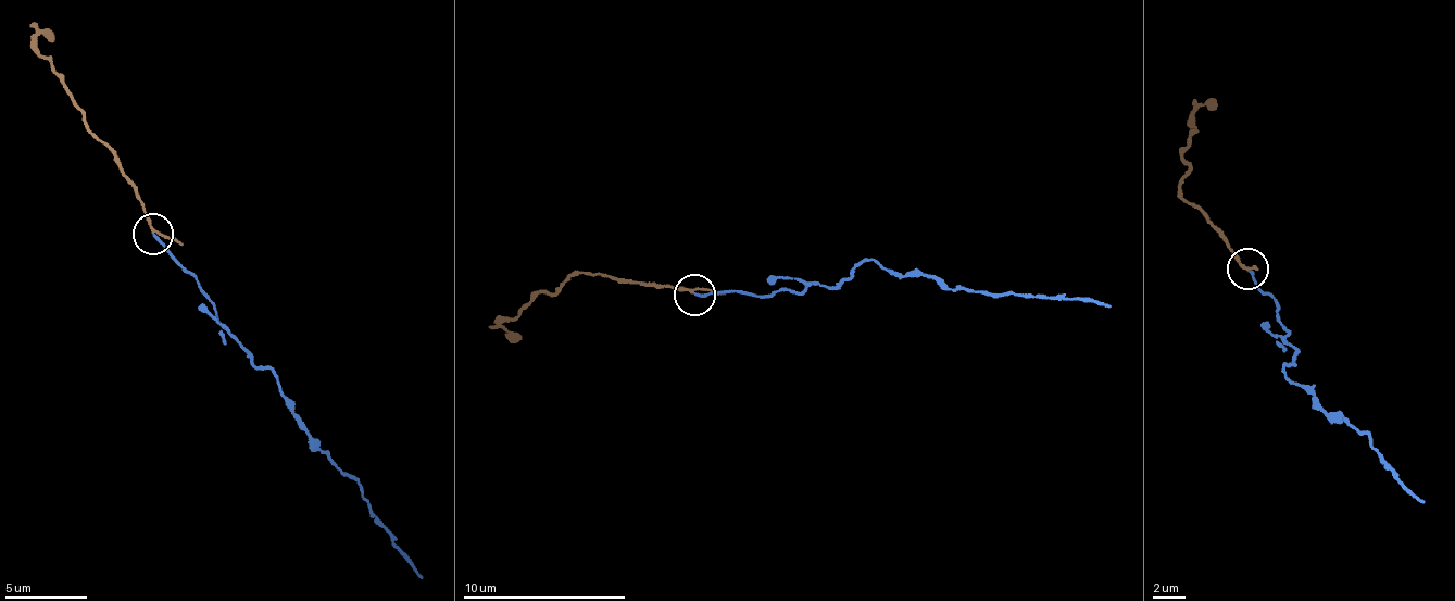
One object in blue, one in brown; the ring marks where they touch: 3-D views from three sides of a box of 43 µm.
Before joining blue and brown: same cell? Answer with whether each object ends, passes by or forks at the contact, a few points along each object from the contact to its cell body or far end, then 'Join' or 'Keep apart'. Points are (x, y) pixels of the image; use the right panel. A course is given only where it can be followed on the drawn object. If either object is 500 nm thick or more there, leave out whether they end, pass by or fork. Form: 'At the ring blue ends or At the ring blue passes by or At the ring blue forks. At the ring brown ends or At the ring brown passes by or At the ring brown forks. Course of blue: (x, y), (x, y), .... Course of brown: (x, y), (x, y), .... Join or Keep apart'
At the ring blue ends. At the ring brown passes by. Course of blue: (1246, 267), (1275, 300), (1278, 324), (1295, 348), (1284, 375), (1330, 414), (1366, 433), (1407, 489), (1425, 502). Course of brown: (1246, 267), (1206, 214), (1190, 203), (1179, 186), (1194, 114), (1205, 102), (1216, 110). Join

